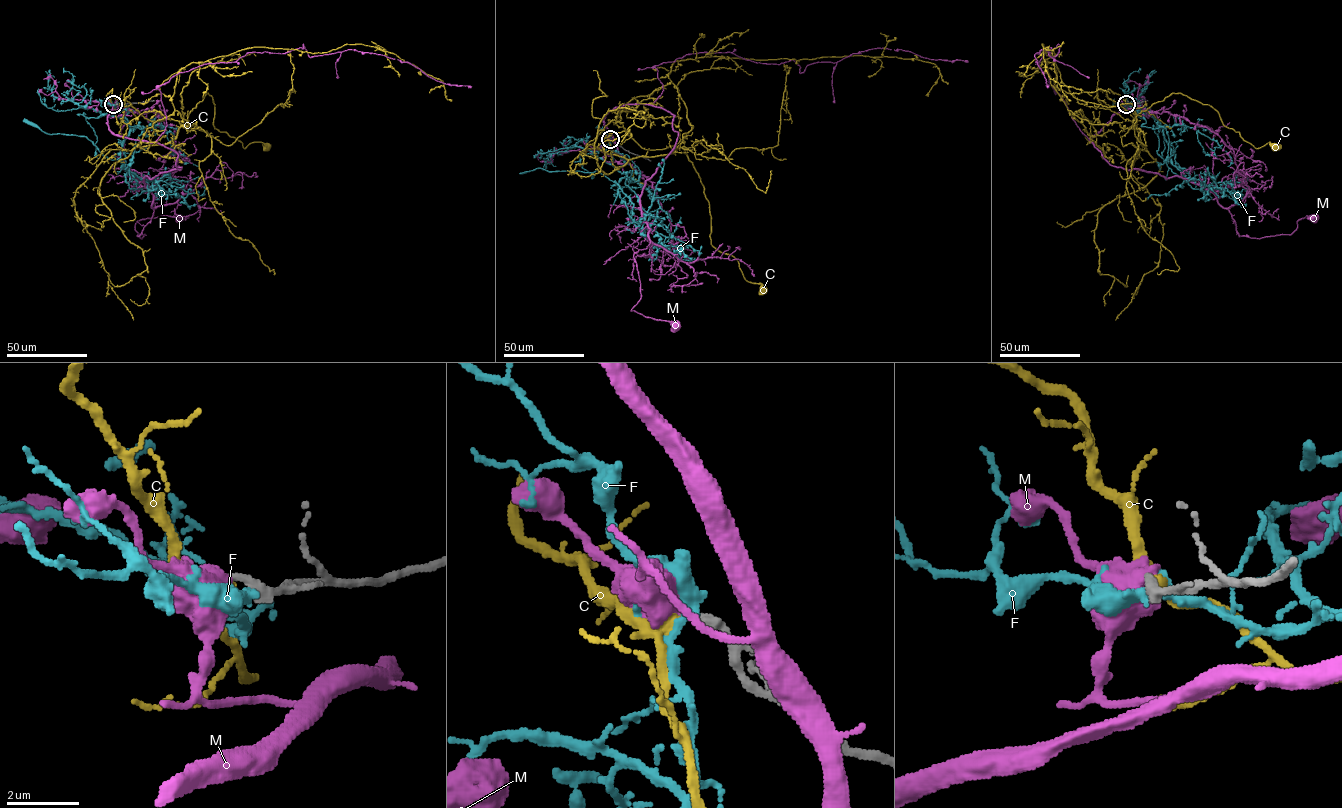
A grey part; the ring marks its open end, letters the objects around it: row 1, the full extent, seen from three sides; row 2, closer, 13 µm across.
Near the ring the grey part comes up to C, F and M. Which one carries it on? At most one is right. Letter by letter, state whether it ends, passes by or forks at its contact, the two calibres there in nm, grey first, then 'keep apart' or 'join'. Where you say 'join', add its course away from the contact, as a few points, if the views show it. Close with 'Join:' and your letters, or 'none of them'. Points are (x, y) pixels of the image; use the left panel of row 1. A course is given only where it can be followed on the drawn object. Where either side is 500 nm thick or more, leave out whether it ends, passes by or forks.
C: it forks there; 300 nm thick on the grey side, 280 nm on the other; join; it runs (114, 104), (106, 96), (112, 89), (149, 120), (184, 125), (207, 93), (215, 128), (244, 148), (268, 147)
F: it forks there; 400 nm thick on the grey side, 240 nm on the other; keep apart
M: 300 nm thick on the grey side, 650 nm on the other; keep apart
Join: C

